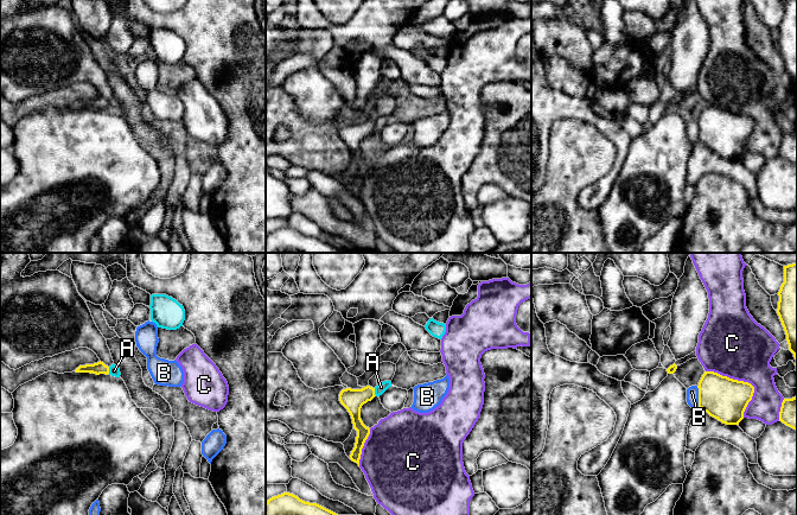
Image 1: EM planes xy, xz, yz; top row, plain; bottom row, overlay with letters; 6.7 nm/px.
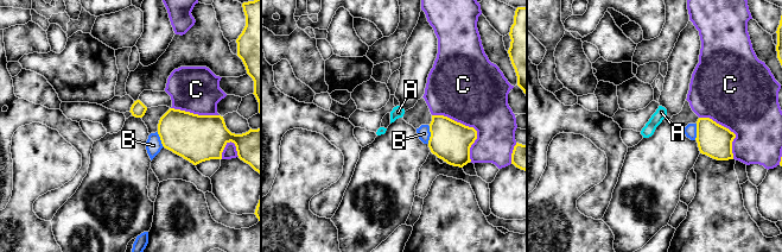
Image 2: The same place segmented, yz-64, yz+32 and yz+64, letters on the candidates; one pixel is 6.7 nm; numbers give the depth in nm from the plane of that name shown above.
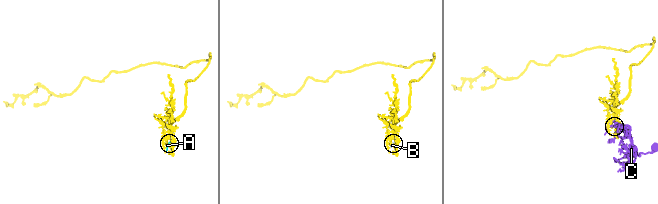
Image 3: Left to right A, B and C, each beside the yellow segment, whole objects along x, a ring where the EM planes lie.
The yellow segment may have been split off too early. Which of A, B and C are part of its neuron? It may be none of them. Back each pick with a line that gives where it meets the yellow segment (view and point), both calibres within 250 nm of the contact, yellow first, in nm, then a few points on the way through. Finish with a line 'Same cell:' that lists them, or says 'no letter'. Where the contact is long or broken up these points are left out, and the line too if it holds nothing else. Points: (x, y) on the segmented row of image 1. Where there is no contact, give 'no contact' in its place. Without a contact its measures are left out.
Same cell: no letter

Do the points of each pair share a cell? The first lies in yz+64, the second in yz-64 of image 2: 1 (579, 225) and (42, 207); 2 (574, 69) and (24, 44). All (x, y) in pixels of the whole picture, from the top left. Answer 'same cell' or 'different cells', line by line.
1: different cells
2: same cell

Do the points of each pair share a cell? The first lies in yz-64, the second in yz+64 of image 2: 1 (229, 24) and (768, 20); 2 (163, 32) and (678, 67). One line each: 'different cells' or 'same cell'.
1: same cell
2: same cell

